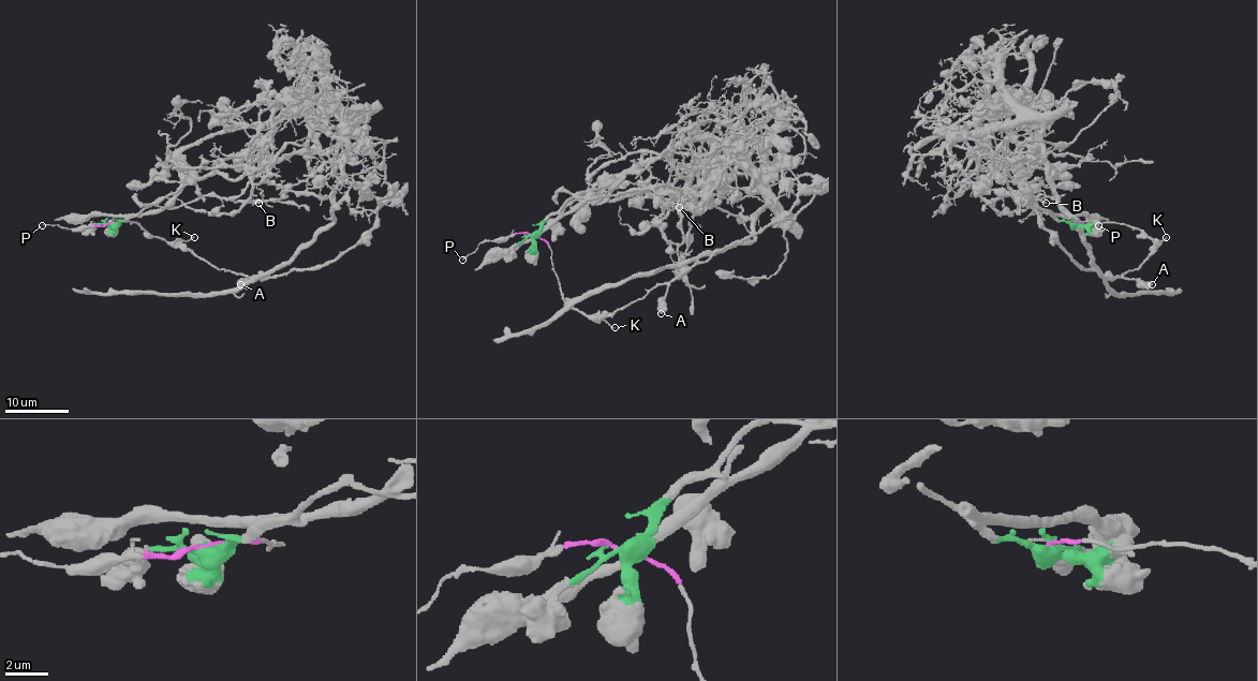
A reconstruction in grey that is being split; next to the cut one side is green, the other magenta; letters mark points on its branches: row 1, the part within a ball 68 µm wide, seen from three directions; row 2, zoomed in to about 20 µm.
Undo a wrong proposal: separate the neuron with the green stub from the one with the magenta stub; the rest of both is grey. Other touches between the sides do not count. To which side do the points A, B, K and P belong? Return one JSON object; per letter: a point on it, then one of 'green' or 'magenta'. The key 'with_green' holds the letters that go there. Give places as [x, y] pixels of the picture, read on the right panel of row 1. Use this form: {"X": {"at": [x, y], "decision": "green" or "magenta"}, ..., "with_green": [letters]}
{"A": {"at": [1152, 284], "decision": "magenta"}, "B": {"at": [1046, 203], "decision": "green"}, "K": {"at": [1166, 237], "decision": "magenta"}, "P": {"at": [1098, 225], "decision": "magenta"}, "with_green": ["B"]}

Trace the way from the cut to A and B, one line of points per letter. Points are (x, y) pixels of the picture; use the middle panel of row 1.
A: (533, 235), (550, 249), (561, 295), (572, 306), (588, 315), (611, 315), (665, 283), (661, 313)
B: (533, 235), (553, 215), (575, 211), (588, 200), (618, 195), (626, 190), (671, 192), (678, 198), (678, 208)

